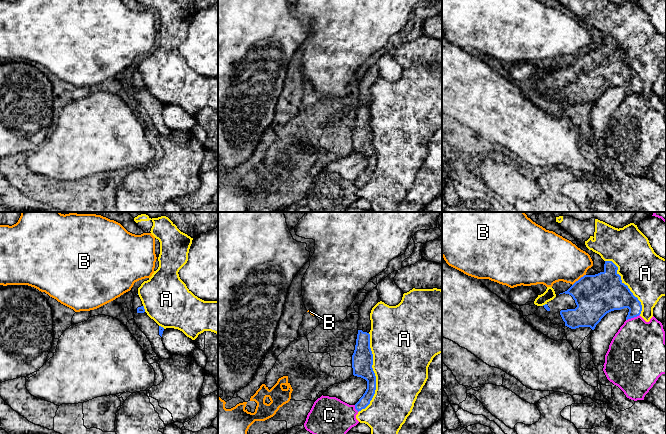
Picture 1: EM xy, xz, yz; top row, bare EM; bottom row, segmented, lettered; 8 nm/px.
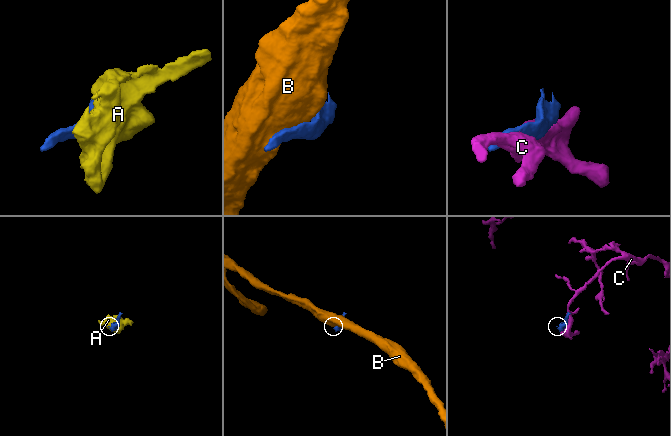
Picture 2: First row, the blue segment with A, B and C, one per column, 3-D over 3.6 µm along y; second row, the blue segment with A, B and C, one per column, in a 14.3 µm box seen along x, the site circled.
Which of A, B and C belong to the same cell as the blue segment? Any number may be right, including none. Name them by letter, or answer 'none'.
none

